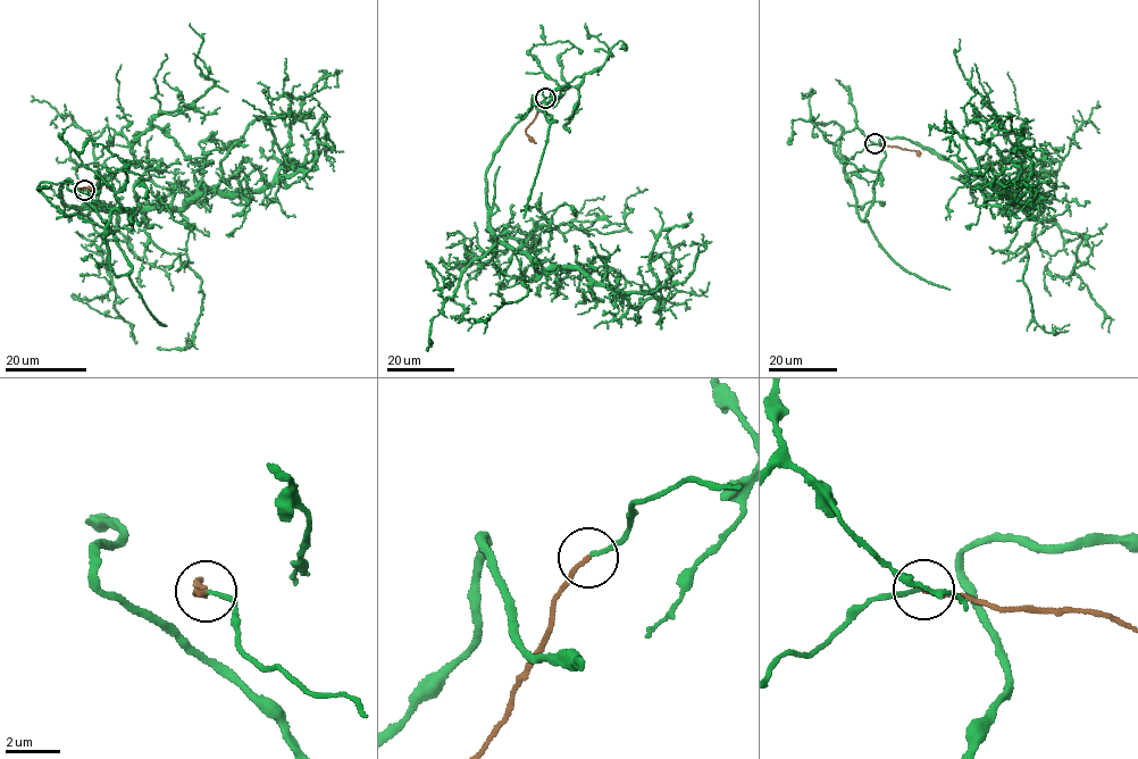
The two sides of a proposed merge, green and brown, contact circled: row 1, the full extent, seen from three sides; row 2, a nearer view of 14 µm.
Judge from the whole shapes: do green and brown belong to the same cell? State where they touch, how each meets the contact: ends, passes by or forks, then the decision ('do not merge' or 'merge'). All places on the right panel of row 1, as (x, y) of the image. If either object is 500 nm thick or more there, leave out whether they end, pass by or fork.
at (875, 143); green ends there; brown ends there; merge

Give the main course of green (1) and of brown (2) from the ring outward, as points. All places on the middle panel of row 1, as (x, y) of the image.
1: (546, 98), (568, 88), (555, 121), (532, 96), (486, 171), (500, 242), (636, 308), (676, 292), (685, 244)
2: (545, 98), (526, 130), (536, 143)

